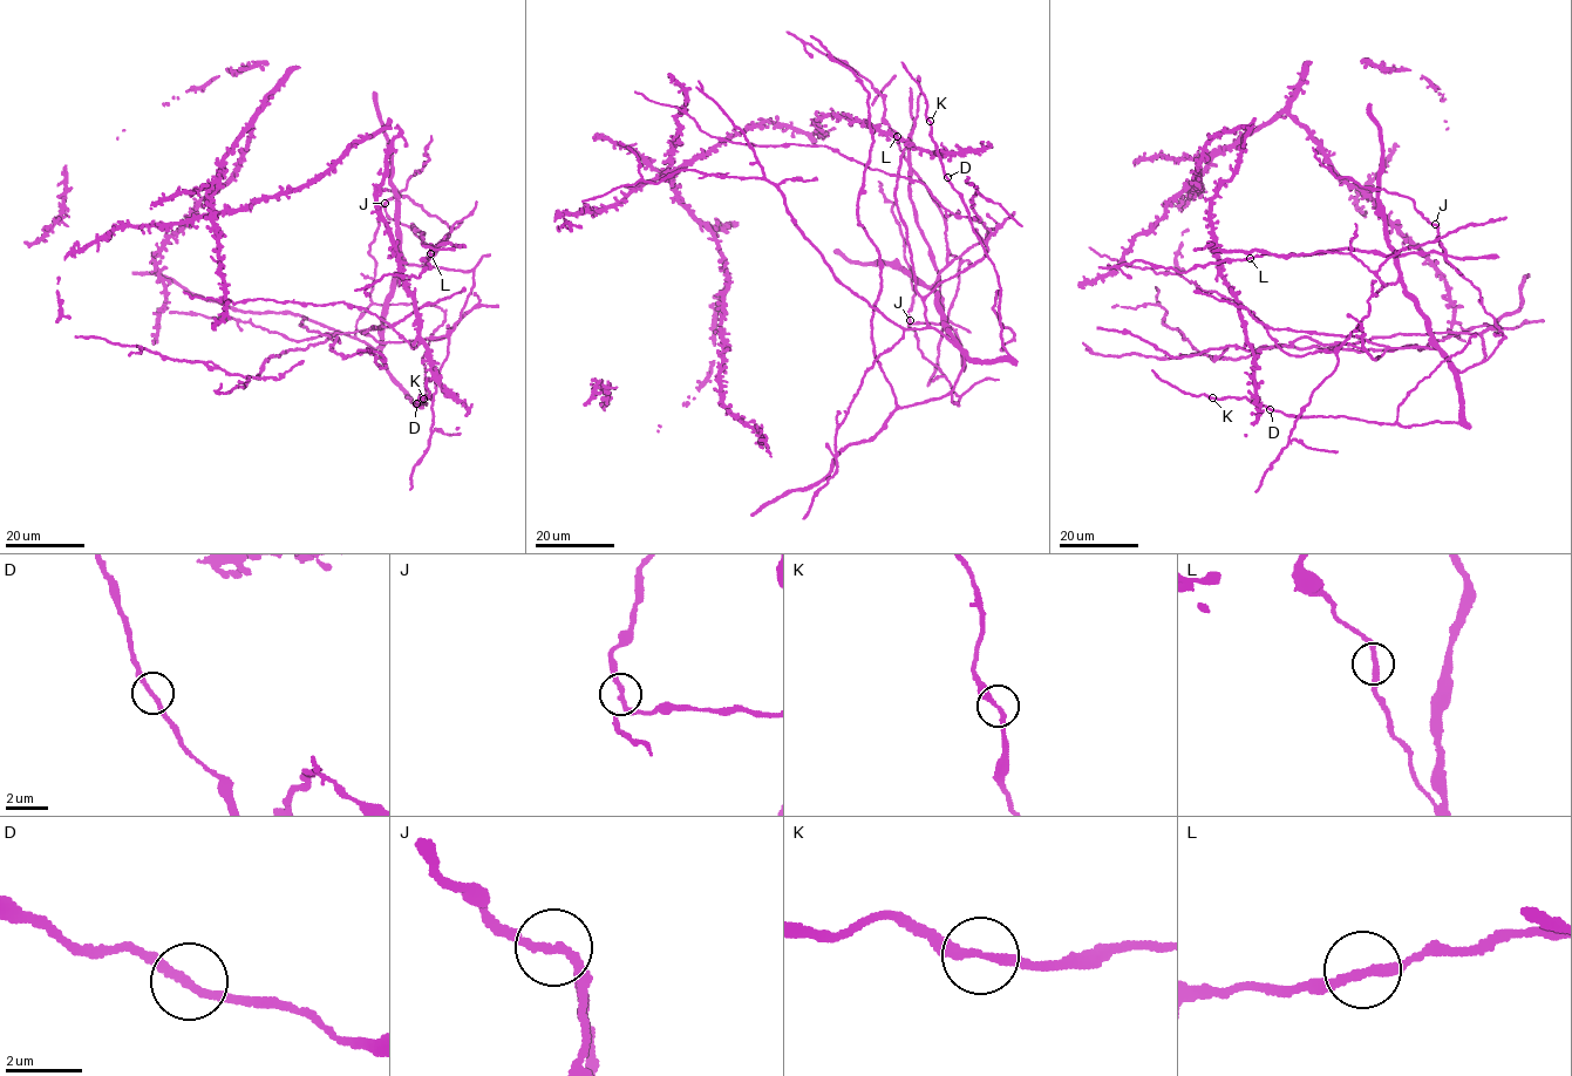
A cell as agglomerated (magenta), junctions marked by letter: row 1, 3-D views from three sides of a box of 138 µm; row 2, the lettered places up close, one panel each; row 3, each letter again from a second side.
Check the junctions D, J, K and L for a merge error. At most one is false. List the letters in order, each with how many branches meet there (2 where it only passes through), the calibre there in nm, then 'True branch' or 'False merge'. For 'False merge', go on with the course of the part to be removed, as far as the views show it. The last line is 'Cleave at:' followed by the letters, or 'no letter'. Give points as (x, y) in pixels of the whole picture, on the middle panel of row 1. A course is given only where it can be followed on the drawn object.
D: Branches: 2. Thickness 220 nm. True branch
J: Branches: 2. Thickness 240 nm. False merge
K: Branches: 2. Thickness 240 nm. True branch
L: Branches: 2. Thickness 240 nm. True branch
Cleave at: J

